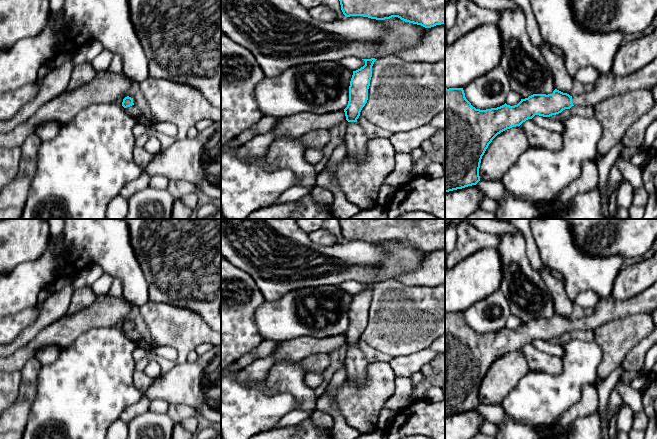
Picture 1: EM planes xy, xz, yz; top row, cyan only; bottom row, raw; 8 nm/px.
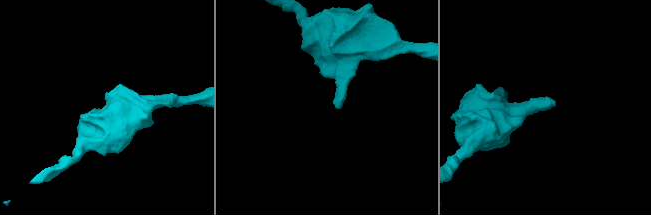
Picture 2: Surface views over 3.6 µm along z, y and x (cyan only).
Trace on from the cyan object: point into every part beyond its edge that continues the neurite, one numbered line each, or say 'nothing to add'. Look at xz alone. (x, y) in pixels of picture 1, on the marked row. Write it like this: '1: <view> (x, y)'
1: xz (356, 140)

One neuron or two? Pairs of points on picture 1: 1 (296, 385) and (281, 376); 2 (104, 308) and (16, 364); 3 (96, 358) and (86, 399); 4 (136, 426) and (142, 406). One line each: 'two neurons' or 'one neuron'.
1: one neuron
2: one neuron
3: one neuron
4: two neurons

